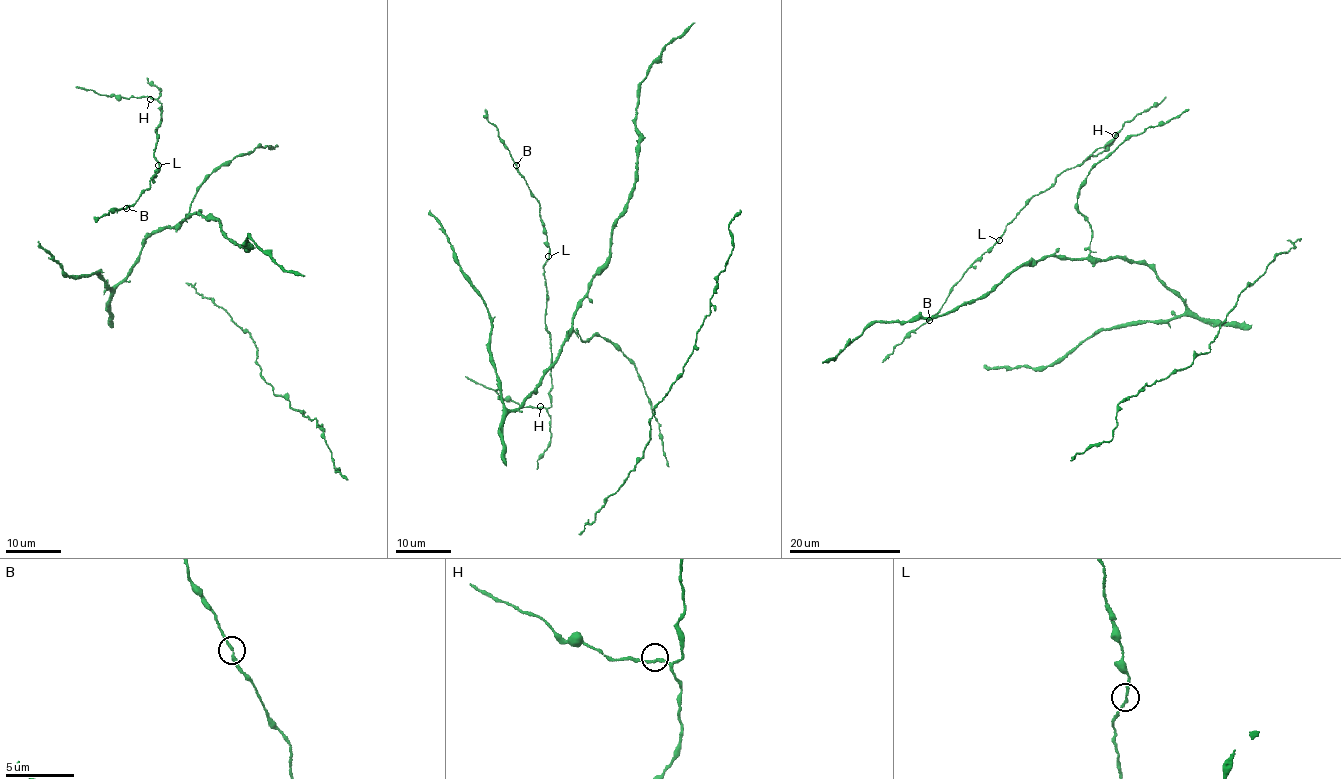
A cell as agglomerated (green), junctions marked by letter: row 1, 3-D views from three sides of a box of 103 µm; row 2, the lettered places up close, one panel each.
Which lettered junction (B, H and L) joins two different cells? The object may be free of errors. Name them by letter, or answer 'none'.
none

